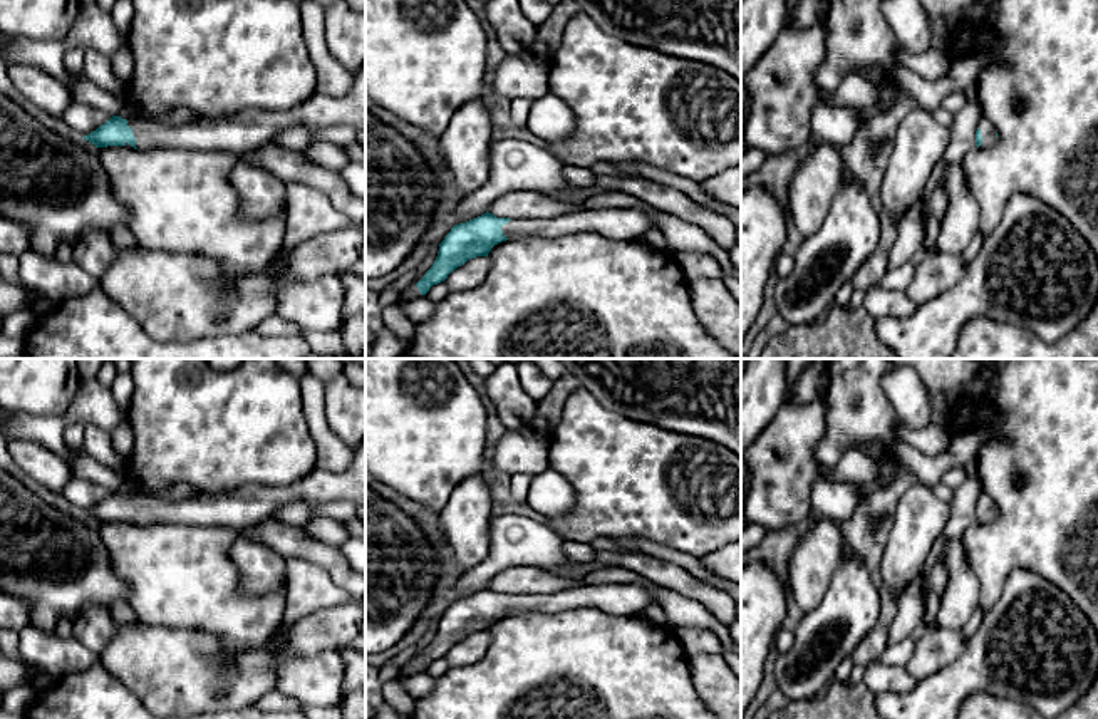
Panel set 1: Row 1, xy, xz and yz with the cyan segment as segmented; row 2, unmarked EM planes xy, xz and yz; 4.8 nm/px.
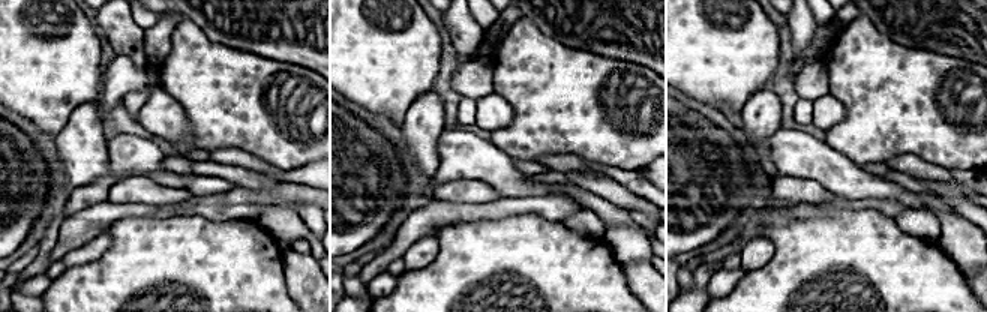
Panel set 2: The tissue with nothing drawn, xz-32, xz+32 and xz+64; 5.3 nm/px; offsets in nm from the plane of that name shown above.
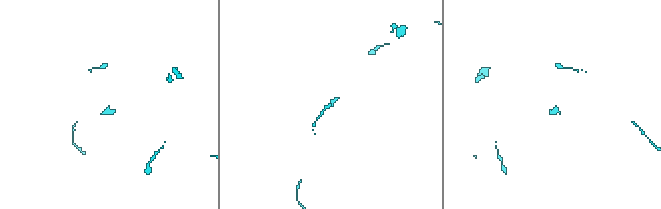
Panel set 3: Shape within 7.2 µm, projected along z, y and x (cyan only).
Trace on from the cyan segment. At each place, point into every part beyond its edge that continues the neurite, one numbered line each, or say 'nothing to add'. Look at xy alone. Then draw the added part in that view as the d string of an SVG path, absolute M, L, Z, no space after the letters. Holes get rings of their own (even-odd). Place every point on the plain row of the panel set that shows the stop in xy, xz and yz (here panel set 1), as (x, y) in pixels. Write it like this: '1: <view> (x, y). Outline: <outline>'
1: xy (242, 506). Outline: M365 444L352 464L334 473L315 468L308 476L285 486L245 484L215 494L168 503L158 496L129 496L136 523L146 525L223 525L243 530L293 501L322 504L347 499L365 504Z

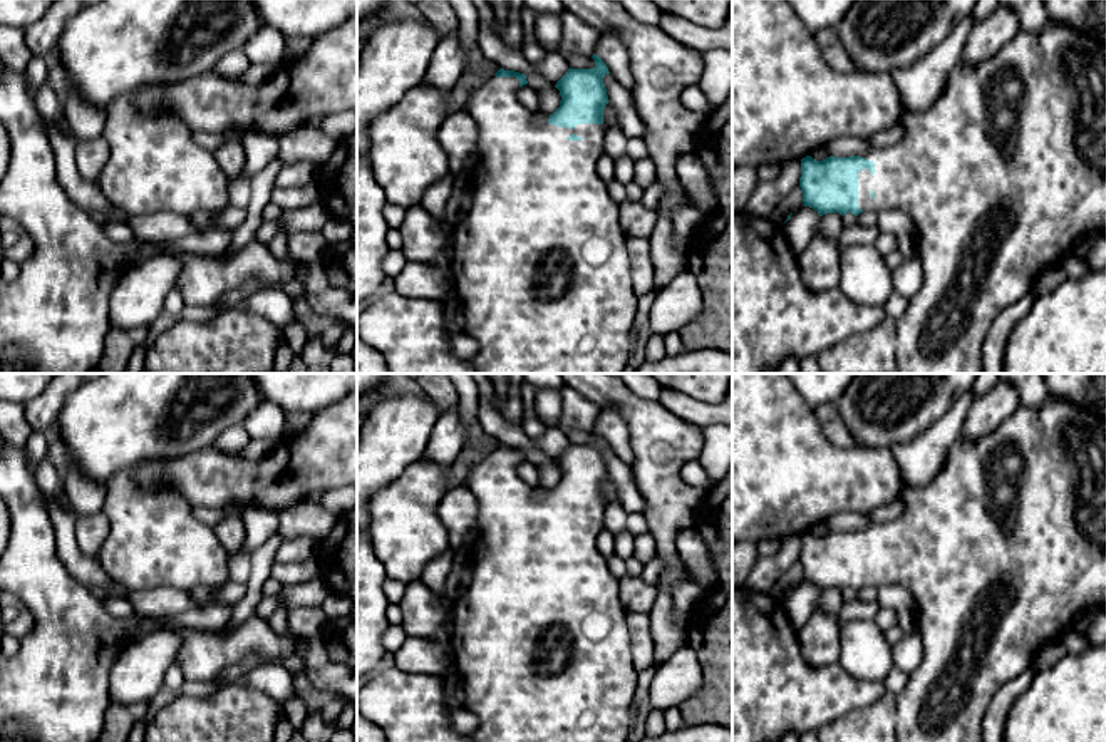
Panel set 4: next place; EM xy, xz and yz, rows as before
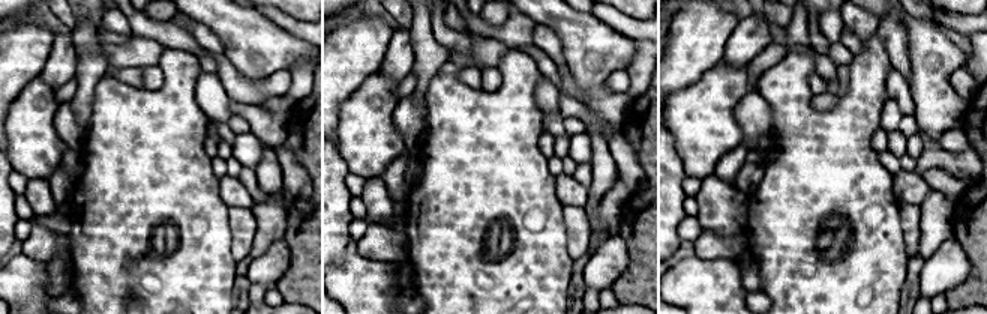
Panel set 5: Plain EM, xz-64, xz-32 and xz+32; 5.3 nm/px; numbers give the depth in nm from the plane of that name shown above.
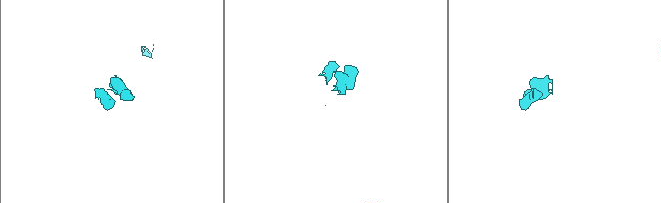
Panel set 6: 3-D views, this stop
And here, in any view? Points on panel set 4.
1: yz (1001, 551). Outline: M1047 395L1039 409L1019 405L990 434L969 441L959 437L948 449L940 472L927 486L900 482L897 496L903 513L885 523L871 523L860 533L875 538L875 548L858 548L858 581L863 586L902 585L910 590L917 608L917 631L922 638L922 663L908 673L905 688L893 697L893 727L897 742L984 742L984 717L992 697L1009 680L1032 667L1039 650L1062 631L1074 618L1106 606L1106 420L1069 400Z

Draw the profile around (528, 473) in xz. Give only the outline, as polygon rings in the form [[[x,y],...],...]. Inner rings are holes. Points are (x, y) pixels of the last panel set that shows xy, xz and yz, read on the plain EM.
[[[528,459],[519,462],[518,466],[518,474],[519,477],[530,484],[531,487],[541,487],[541,482],[540,482],[540,471],[535,464],[531,464]]]

